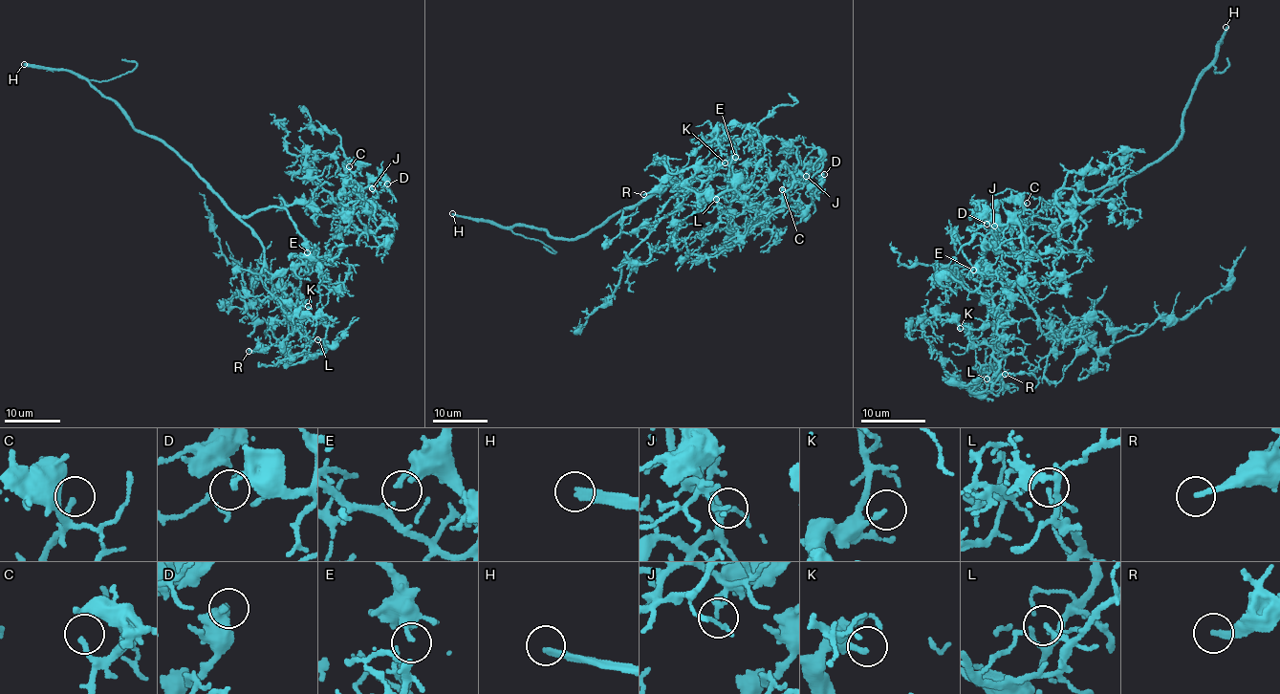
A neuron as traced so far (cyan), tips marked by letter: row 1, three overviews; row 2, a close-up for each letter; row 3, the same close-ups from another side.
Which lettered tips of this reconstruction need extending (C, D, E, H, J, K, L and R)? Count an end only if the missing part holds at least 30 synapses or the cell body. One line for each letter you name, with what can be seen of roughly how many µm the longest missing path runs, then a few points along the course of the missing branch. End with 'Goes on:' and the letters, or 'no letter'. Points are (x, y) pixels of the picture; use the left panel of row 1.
C: about 8 µm are missing; missing branch runs (349, 166), (343, 162), (340, 144), (346, 137)
H: about 170 µm are missing
Goes on: C, H

